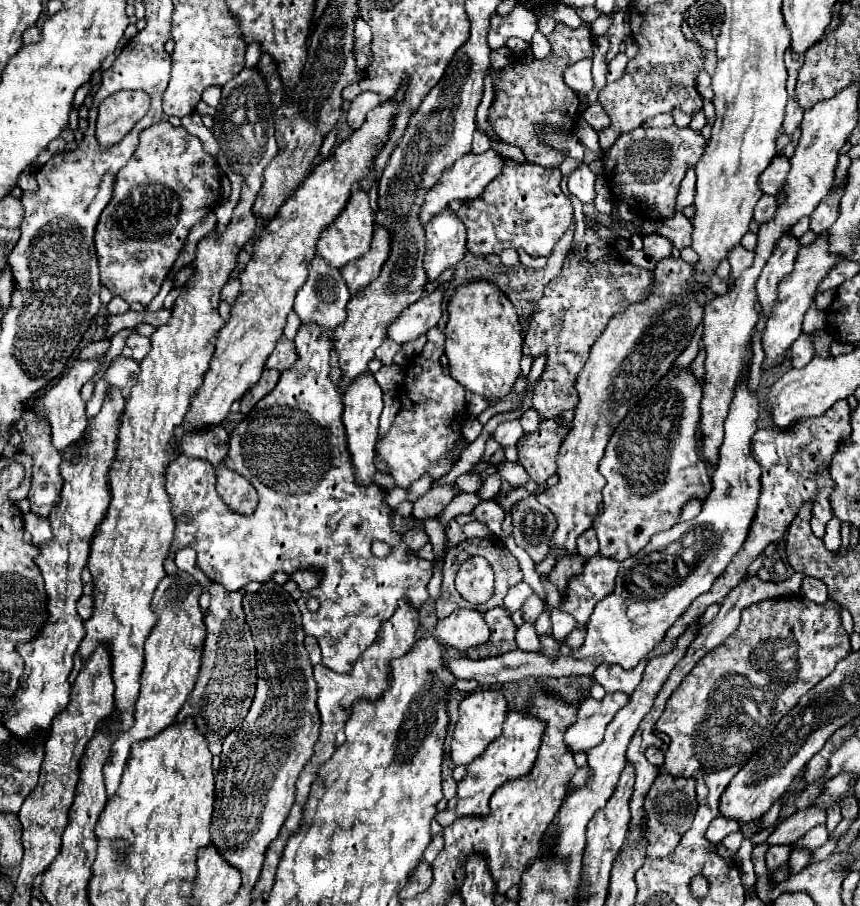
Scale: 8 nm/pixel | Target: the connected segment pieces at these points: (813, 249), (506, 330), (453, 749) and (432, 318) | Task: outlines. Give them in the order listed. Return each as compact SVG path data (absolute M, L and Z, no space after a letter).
M826 230L822 234L816 236L814 242L810 244L802 244L798 248L798 260L794 262L794 272L790 272L780 284L778 284L778 300L772 308L772 314L766 322L766 330L762 334L762 346L764 346L764 368L768 366L776 366L782 362L786 350L792 346L792 342L802 334L802 320L806 310L810 308L818 284L822 282L822 278L828 276L830 268L834 268L834 264L838 264L838 260L844 260L844 254L834 254L830 252L830 236L832 232Z
M476 282L458 288L458 292L452 296L448 304L448 314L450 320L444 336L446 336L446 356L452 378L460 382L466 390L480 394L488 404L496 404L504 400L504 396L512 392L512 386L520 376L520 358L522 358L522 326L518 322L514 306L494 284Z
M476 690L468 698L464 698L458 706L458 722L454 724L452 742L450 742L450 762L454 766L466 766L476 760L492 740L502 734L502 724L506 720L506 700L500 692L494 690Z
M438 286L432 294L422 296L422 300L414 302L410 308L404 310L402 316L388 328L388 336L394 342L404 344L428 332L442 318L442 300L444 300L444 286Z

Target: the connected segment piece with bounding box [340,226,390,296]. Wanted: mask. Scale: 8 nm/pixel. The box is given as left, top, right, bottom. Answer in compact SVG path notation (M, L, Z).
M376 226L370 252L358 260L352 260L350 264L346 264L346 268L340 270L350 296L362 292L380 274L380 268L386 262L388 254L390 254L390 232L382 226Z

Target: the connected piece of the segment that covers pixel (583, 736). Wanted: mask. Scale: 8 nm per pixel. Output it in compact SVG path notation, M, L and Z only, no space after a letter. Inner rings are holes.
M622 692L606 694L604 700L586 698L578 706L578 720L566 730L566 746L572 754L588 752L596 744L602 742L604 730L614 714L626 706L628 696Z

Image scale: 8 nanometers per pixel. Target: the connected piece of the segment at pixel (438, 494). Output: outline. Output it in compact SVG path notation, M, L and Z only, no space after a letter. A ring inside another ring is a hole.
M440 486L440 488L430 488L424 496L420 496L414 502L414 510L412 516L426 520L426 518L434 518L438 512L442 512L442 508L446 508L446 504L456 496L458 492L452 486Z

